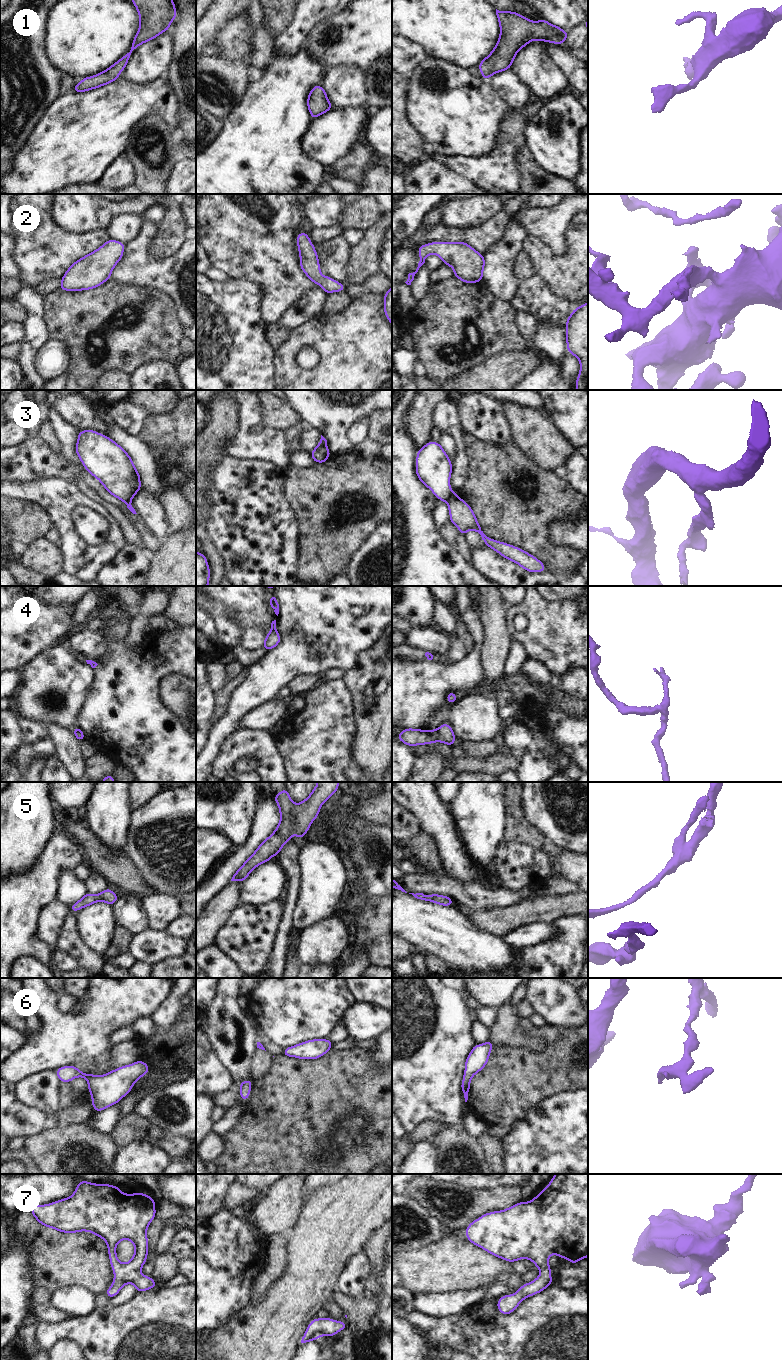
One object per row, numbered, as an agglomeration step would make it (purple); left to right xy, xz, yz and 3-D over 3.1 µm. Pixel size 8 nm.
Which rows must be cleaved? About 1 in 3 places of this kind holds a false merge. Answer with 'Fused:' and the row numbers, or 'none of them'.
Fused: 3, 4

